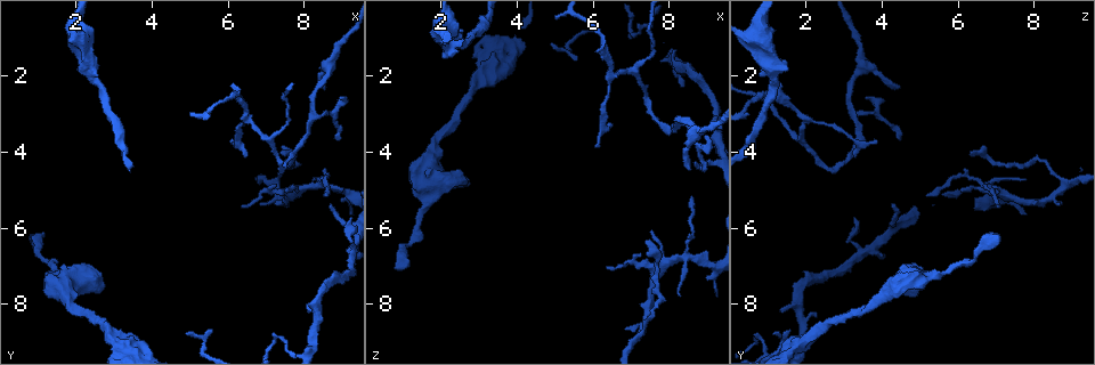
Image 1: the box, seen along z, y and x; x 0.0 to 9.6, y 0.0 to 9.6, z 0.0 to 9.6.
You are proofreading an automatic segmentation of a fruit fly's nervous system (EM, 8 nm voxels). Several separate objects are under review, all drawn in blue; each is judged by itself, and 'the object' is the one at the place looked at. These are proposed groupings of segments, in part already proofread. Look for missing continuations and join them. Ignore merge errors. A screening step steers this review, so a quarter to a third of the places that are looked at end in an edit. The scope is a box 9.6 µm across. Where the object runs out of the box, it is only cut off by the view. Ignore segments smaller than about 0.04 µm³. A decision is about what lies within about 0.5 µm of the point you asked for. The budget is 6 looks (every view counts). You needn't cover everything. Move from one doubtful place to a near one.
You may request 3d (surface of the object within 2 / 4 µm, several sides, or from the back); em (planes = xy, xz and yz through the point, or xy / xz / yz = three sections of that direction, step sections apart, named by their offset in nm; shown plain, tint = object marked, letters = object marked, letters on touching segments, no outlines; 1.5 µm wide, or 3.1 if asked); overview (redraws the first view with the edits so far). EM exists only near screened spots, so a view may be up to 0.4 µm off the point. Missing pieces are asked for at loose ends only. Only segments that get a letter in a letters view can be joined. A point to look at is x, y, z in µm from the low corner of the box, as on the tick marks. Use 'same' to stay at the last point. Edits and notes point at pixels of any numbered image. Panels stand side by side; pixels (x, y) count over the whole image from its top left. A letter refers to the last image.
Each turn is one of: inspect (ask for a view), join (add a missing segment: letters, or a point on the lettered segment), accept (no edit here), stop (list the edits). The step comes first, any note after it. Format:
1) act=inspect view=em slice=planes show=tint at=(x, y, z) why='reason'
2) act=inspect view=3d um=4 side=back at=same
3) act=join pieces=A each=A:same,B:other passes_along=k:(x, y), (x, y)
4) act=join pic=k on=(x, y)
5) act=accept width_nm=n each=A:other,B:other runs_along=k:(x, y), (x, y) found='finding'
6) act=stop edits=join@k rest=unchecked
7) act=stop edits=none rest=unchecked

act=inspect view=em slice=planes show=plain at=(0.90, 6.35, 7.05) why='end of a long branch'

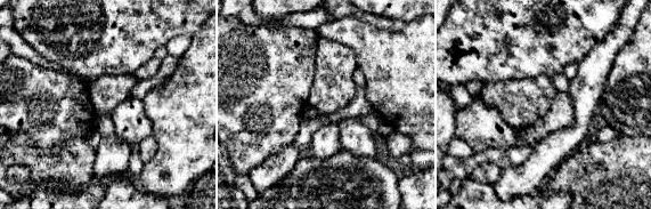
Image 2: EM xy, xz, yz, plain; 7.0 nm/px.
act=inspect view=em slice=planes show=letters at=same

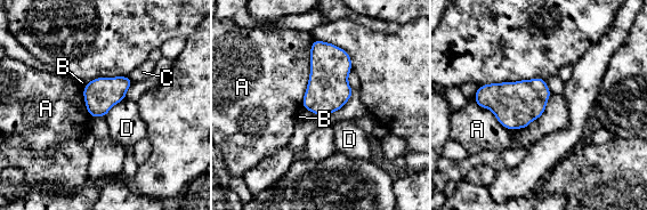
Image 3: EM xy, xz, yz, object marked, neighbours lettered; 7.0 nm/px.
act=accept width_nm=240 each=A:other,B:other,C:other,D:other border=3:(124, 98), (118, 102), (105, 116) found='no lettered segment goes on from it'

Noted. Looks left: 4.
act=inspect view=em slice=xy step=8 show=tint at=(8.20, 8.25, 1.35) why='branch stops here'

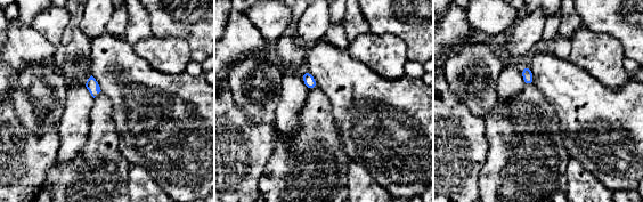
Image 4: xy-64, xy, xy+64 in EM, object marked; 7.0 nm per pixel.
act=inspect view=em slice=planes show=letters at=same

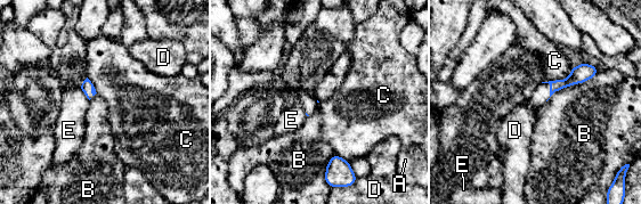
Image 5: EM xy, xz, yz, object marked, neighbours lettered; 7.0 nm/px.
act=accept each=A:other,B:other,C:other,D:other,E:other border=5:(600, 70), (546, 102) found='no lettered segment goes on from it'

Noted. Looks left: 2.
act=inspect view=em slice=planes show=letters at=(8.85, 3.65, 4.50) why='branch stops here'

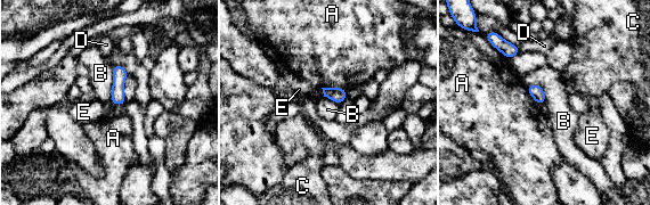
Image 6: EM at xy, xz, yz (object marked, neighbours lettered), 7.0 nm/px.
act=accept each=A:other,B:other,C:other,D:other,E:other found='none of them fits'

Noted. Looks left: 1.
act=stop edits=none rest=unchecked

